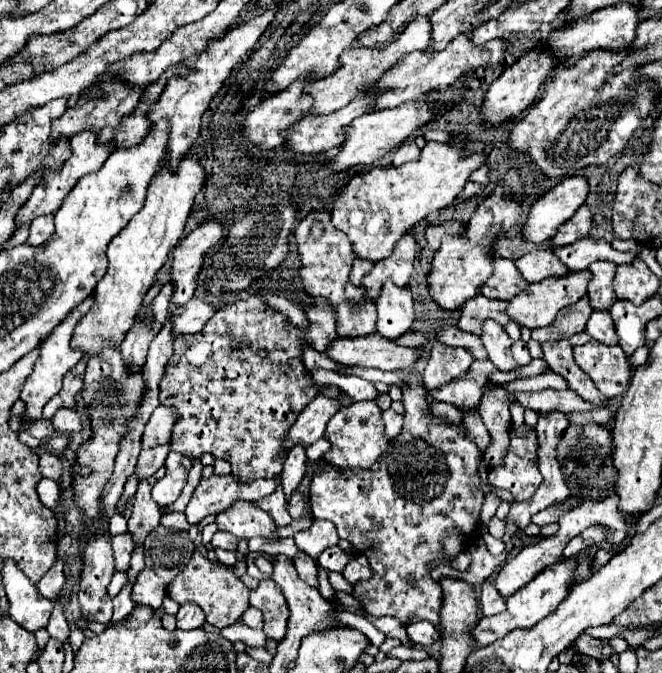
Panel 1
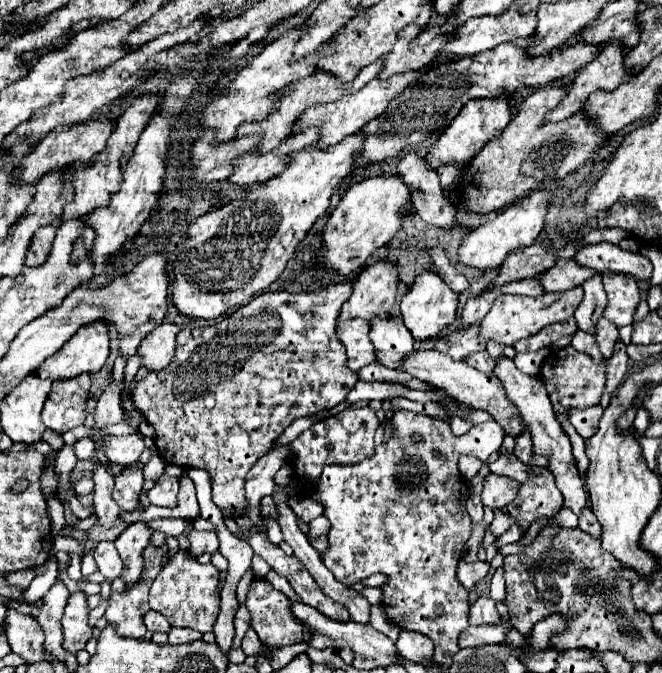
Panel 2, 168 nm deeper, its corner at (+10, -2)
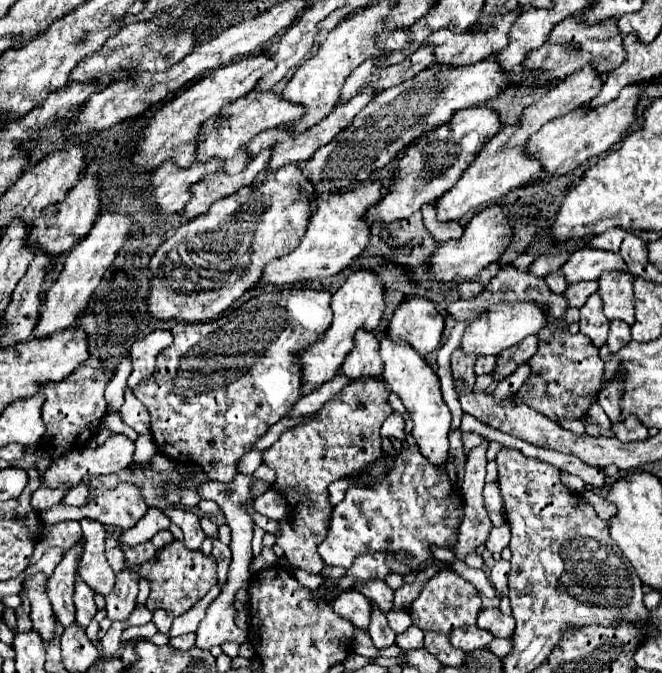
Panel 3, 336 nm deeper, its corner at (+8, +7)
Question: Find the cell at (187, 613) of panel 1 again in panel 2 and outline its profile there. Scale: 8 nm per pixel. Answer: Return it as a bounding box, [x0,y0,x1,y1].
[169,628,201,644]

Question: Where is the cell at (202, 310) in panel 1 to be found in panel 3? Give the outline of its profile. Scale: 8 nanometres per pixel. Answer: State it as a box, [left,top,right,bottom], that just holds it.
[129,331,171,389]

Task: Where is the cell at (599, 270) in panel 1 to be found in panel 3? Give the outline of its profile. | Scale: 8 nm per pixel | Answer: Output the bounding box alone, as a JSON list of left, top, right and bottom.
[581,293,609,349]

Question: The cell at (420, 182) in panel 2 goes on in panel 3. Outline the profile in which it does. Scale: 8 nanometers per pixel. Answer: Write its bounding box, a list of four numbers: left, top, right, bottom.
[421,205,463,243]

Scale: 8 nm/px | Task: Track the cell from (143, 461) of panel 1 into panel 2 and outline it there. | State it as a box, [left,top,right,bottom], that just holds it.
[113,462,145,512]

